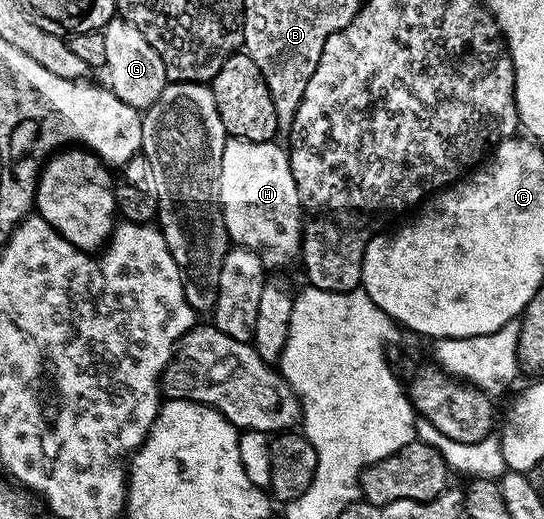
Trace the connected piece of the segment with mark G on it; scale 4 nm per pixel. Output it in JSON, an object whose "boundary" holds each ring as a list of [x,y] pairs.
{"boundary":[[[119,17],[110,20],[104,26],[103,33],[106,41],[107,86],[118,98],[126,101],[126,105],[137,109],[154,105],[154,101],[170,82],[162,65],[162,57],[158,57],[154,45],[150,45],[150,41],[146,41],[146,37],[142,37],[142,33],[138,33],[138,29],[130,25],[130,21]]]}

